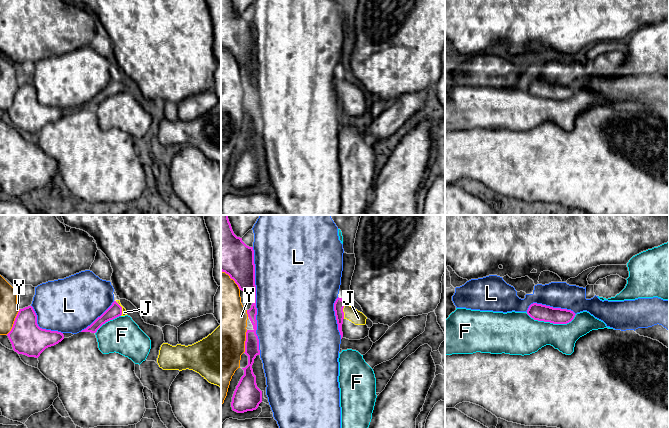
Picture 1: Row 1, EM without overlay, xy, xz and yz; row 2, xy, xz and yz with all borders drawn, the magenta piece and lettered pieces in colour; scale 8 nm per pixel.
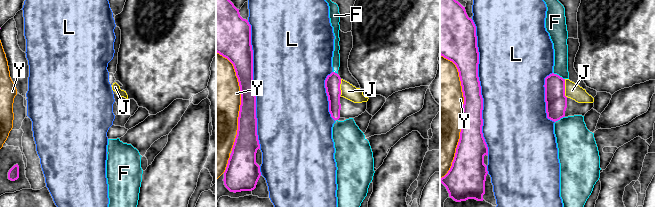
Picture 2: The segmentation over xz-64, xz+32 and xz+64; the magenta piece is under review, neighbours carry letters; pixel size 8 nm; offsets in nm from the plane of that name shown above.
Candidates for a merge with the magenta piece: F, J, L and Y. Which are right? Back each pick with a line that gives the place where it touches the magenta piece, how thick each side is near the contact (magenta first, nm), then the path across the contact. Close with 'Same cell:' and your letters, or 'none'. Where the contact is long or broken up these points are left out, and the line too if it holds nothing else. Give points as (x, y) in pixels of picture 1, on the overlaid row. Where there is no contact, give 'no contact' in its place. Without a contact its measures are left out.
J: meets magenta in xz at (342, 311); 80 nm thick on the magenta side, 110 nm on the other; runs through xz (339, 304), (342, 311), (358, 318)
Same cell: J

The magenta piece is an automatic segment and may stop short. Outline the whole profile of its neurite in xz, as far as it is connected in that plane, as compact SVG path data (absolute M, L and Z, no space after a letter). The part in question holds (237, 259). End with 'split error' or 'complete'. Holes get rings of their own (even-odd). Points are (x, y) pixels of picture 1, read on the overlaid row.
M221 215L221 271L225 272L235 281L239 289L248 293L252 299L252 305L247 310L248 317L253 325L252 330L247 330L245 341L245 354L248 356L248 365L244 370L244 375L241 377L234 391L231 407L237 413L256 410L262 402L262 391L257 387L256 376L253 373L252 365L257 355L260 355L259 339L256 334L257 330L257 308L256 308L256 285L255 285L255 264L253 247L247 246L242 238L237 237L231 227L228 215Z; complete

